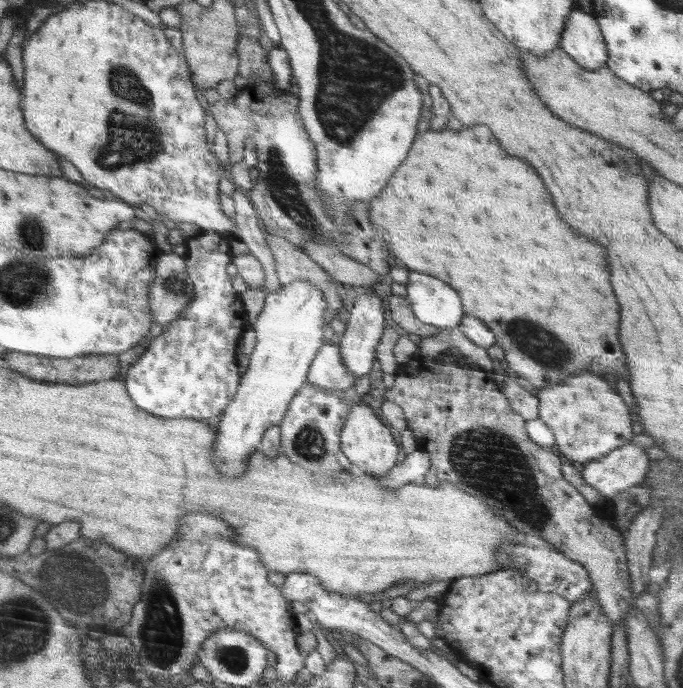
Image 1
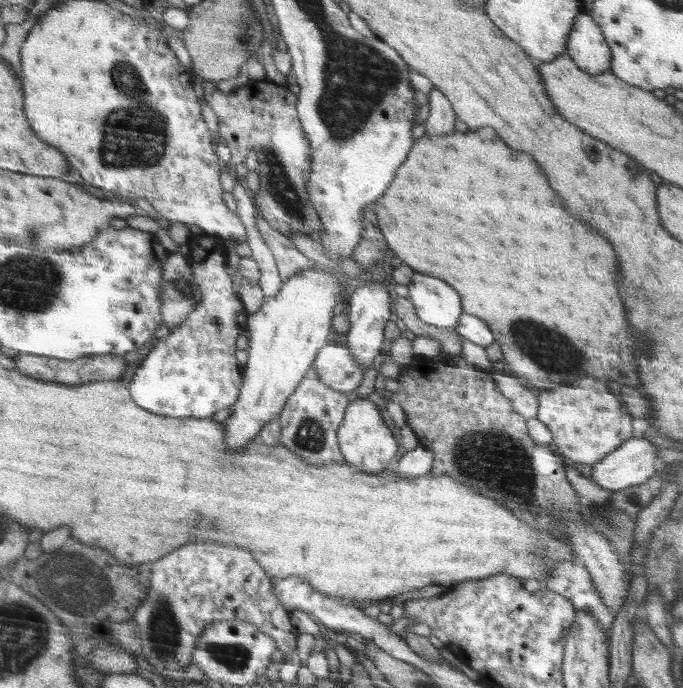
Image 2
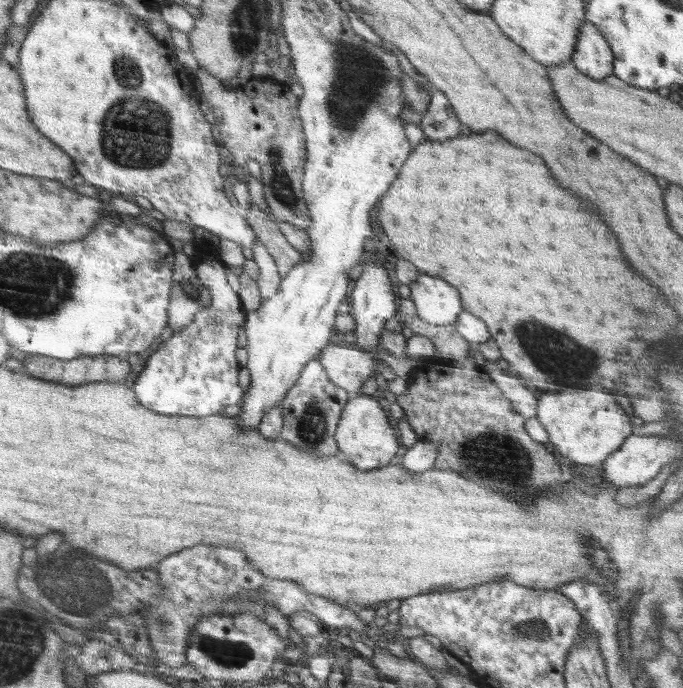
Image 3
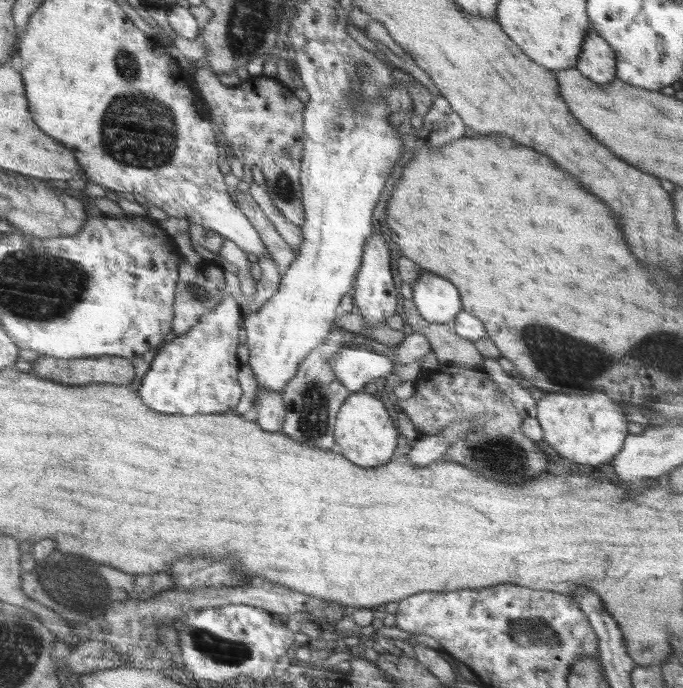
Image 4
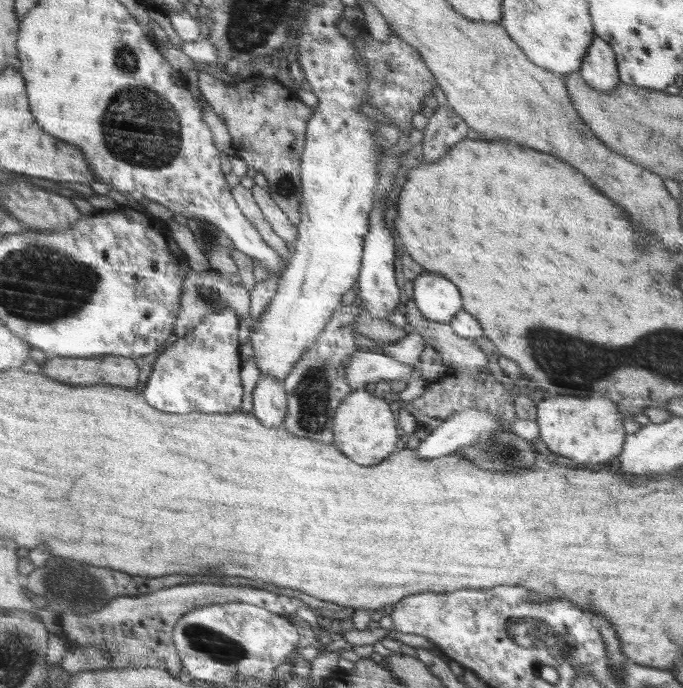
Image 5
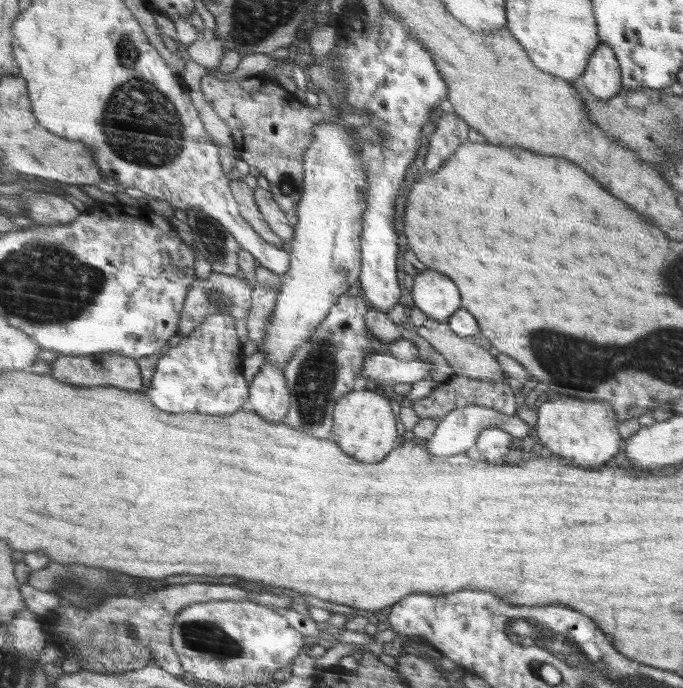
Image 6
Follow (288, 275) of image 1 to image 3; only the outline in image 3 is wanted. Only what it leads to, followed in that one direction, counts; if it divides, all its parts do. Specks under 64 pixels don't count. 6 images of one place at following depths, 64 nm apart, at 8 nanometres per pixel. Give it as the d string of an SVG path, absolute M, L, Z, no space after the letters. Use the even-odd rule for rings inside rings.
M252 200L248 215L246 220L256 233L257 240L264 244L270 256L274 258L278 272L281 278L284 278L294 265L304 259L304 255L288 244L275 222Z

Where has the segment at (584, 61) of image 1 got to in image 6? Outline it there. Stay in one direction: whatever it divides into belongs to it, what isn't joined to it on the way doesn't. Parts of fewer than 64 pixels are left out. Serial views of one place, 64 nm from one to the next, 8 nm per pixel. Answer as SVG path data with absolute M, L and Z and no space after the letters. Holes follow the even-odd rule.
M602 42L602 48L590 56L590 68L586 67L586 76L580 75L574 84L576 89L590 92L600 100L610 100L624 90L620 62L611 45Z

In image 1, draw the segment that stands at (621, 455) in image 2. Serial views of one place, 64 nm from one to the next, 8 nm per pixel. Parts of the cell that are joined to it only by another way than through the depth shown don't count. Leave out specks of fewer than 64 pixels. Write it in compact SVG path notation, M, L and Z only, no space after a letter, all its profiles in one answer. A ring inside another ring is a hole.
M631 441L603 459L584 464L581 475L596 491L611 499L618 492L642 483L652 464L646 449Z

